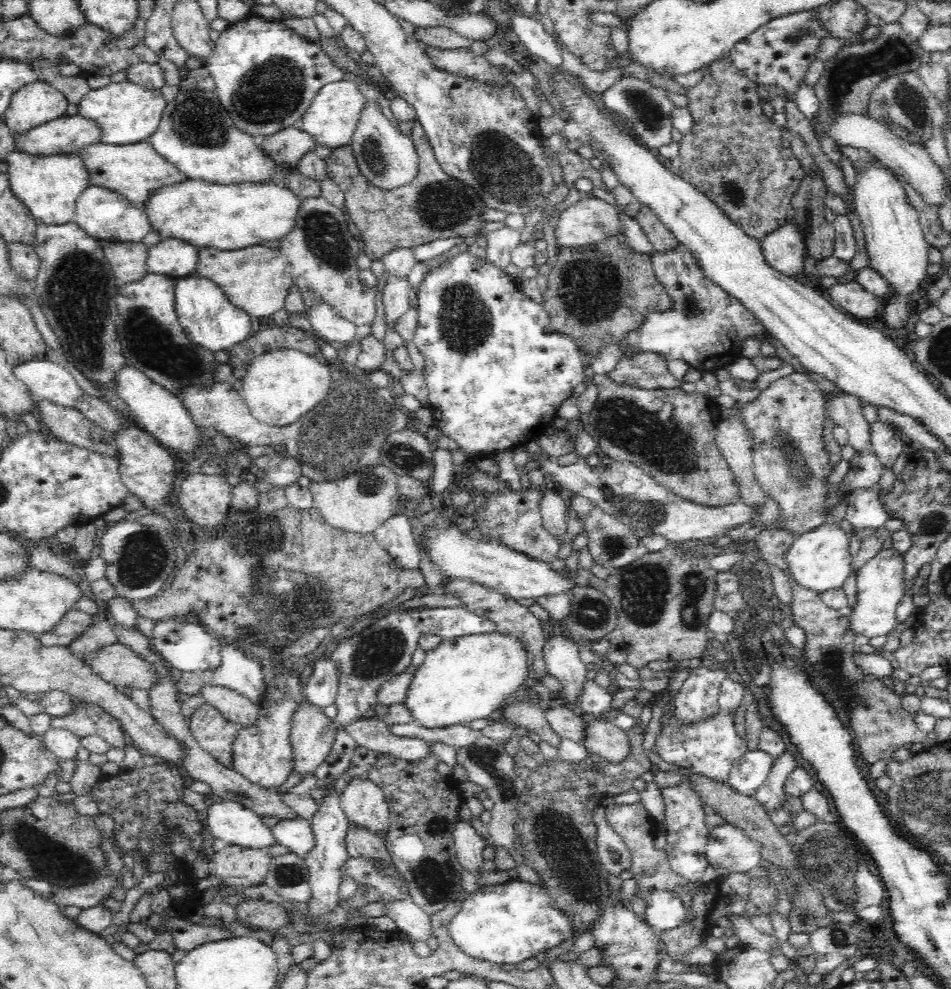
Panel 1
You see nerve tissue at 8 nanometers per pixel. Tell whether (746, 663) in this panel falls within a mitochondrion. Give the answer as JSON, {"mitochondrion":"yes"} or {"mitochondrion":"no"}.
{"mitochondrion":"no"}

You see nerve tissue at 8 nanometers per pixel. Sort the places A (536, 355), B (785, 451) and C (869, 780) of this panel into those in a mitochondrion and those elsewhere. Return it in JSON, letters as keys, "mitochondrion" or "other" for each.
{"A":"other","B":"mitochondrion","C":"other"}

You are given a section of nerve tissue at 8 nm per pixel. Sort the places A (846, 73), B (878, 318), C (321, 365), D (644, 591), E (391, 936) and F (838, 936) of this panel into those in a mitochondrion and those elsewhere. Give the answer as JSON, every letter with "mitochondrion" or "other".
{"A":"mitochondrion","B":"other","C":"other","D":"mitochondrion","E":"other","F":"mitochondrion"}

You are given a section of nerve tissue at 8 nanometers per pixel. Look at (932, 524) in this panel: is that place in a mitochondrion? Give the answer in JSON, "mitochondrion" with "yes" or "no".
{"mitochondrion":"yes"}

